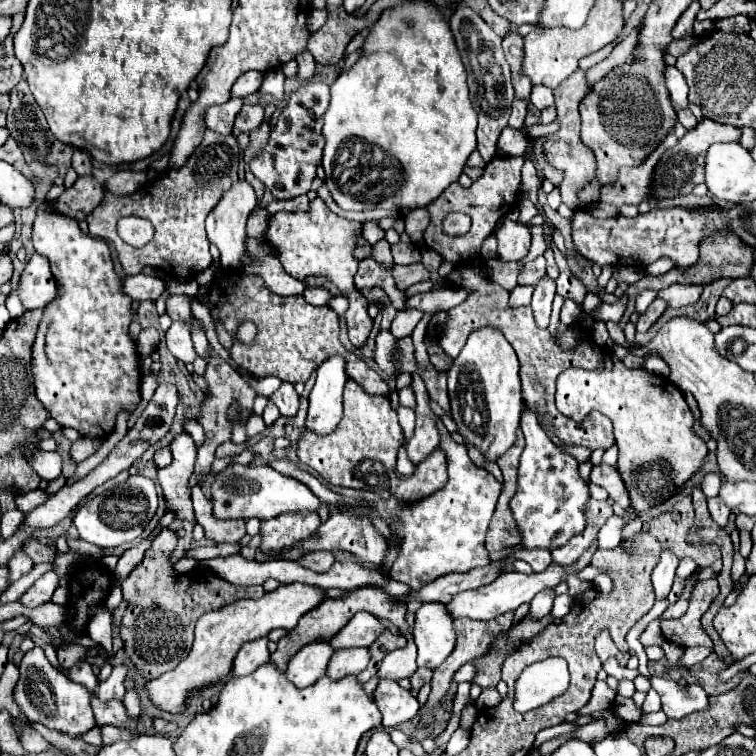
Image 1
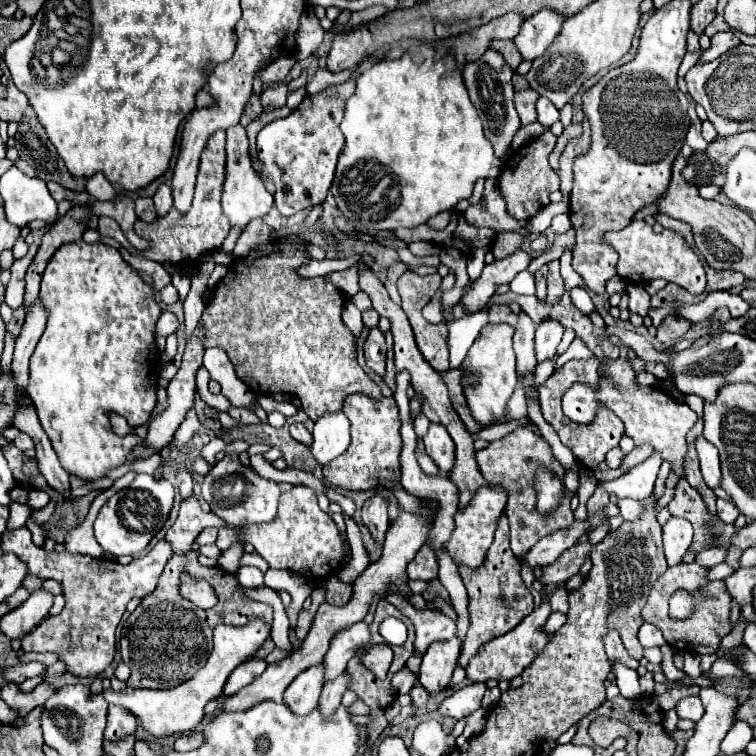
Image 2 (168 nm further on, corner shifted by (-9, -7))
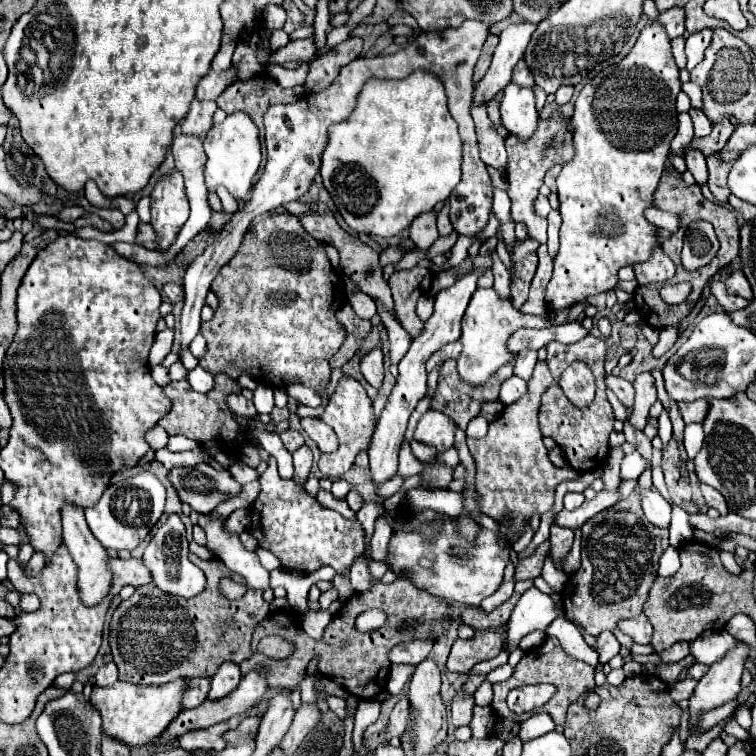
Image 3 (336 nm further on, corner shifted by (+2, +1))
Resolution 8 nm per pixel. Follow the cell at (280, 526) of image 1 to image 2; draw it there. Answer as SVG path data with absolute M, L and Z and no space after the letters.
M295 486L293 490L281 494L277 516L271 522L247 525L241 529L221 528L216 545L219 550L227 550L235 540L243 540L243 544L255 546L257 554L265 558L271 568L291 570L311 582L319 582L331 576L341 566L341 560L349 554L349 548L345 544L345 538L341 538L337 524L319 508L315 492L305 486Z

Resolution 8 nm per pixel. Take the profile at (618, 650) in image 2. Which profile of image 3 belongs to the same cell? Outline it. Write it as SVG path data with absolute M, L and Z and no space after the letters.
M602 632L598 636L598 654L600 654L600 664L604 666L610 658L614 658L618 652L620 652L620 644L618 640L614 638L612 632Z

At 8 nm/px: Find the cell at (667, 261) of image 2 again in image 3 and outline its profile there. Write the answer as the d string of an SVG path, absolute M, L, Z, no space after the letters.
M656 246L652 250L650 260L634 264L638 284L650 284L650 282L668 282L676 276L676 264L670 260L670 256L662 250L662 246Z

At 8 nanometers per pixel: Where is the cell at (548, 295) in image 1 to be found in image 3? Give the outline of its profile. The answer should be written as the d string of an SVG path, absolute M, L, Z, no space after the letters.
M530 348L520 350L518 358L516 358L516 364L514 364L514 374L520 376L520 378L524 378L528 382L530 376L532 376L536 360L538 360L538 352L536 350L530 350Z

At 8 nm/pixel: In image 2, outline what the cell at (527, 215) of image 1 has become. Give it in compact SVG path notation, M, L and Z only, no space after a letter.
M502 232L496 236L492 253L496 260L503 259L512 254L526 238L515 232Z

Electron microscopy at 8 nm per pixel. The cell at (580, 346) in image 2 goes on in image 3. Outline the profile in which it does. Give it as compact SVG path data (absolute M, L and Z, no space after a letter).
M538 360L532 378L528 382L528 394L518 402L504 406L504 414L500 414L494 422L490 422L490 430L484 438L472 440L468 438L468 448L476 460L476 490L480 492L482 512L498 522L504 520L506 512L510 514L506 522L508 540L514 544L524 534L526 522L534 514L546 514L554 506L554 490L560 482L578 478L570 466L558 468L550 462L548 450L542 442L542 432L538 428L538 408L542 392L552 384L552 376L544 360Z

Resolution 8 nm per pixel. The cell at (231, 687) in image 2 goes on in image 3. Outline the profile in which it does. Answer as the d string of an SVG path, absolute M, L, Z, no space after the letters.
M224 662L216 674L212 676L212 686L210 686L210 692L208 692L208 698L210 700L218 700L218 698L224 698L228 692L232 692L238 682L242 678L242 672L240 672L240 666L238 664L232 664L232 662Z

